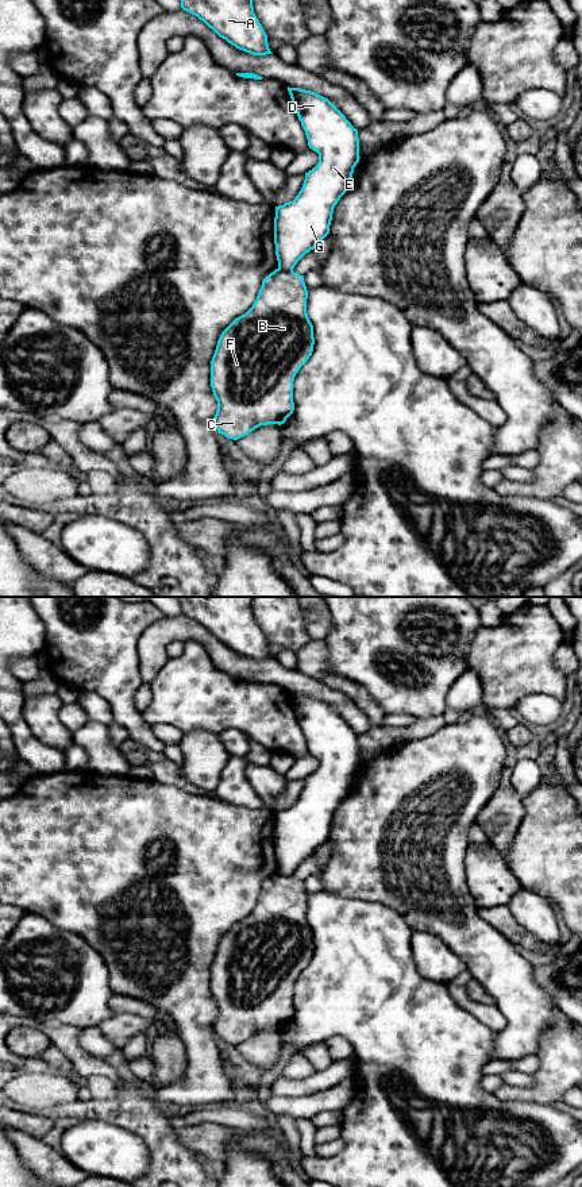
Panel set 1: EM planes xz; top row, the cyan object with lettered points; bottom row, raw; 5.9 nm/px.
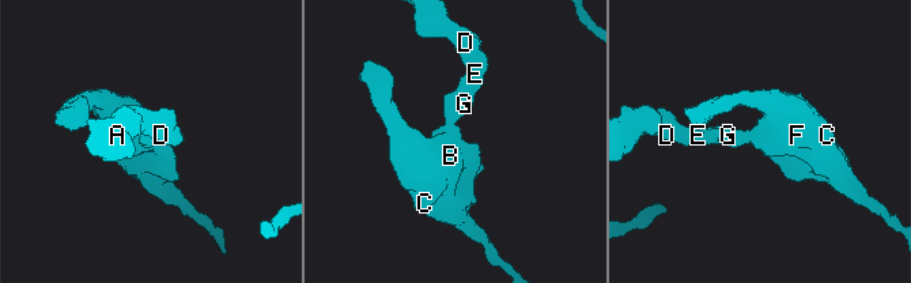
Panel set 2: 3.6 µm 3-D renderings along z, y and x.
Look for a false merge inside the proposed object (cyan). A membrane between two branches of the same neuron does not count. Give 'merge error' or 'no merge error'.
merge error

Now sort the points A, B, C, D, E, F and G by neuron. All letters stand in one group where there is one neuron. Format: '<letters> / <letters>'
A D E G / B C F

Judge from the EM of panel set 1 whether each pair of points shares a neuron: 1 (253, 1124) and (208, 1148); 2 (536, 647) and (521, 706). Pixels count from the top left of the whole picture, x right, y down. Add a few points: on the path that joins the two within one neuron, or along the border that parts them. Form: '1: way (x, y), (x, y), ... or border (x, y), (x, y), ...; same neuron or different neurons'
1: border (208, 1122), (231, 1126), (241, 1132), (270, 1133); different neurons
2: border (555, 697), (527, 694), (508, 708); different neurons

